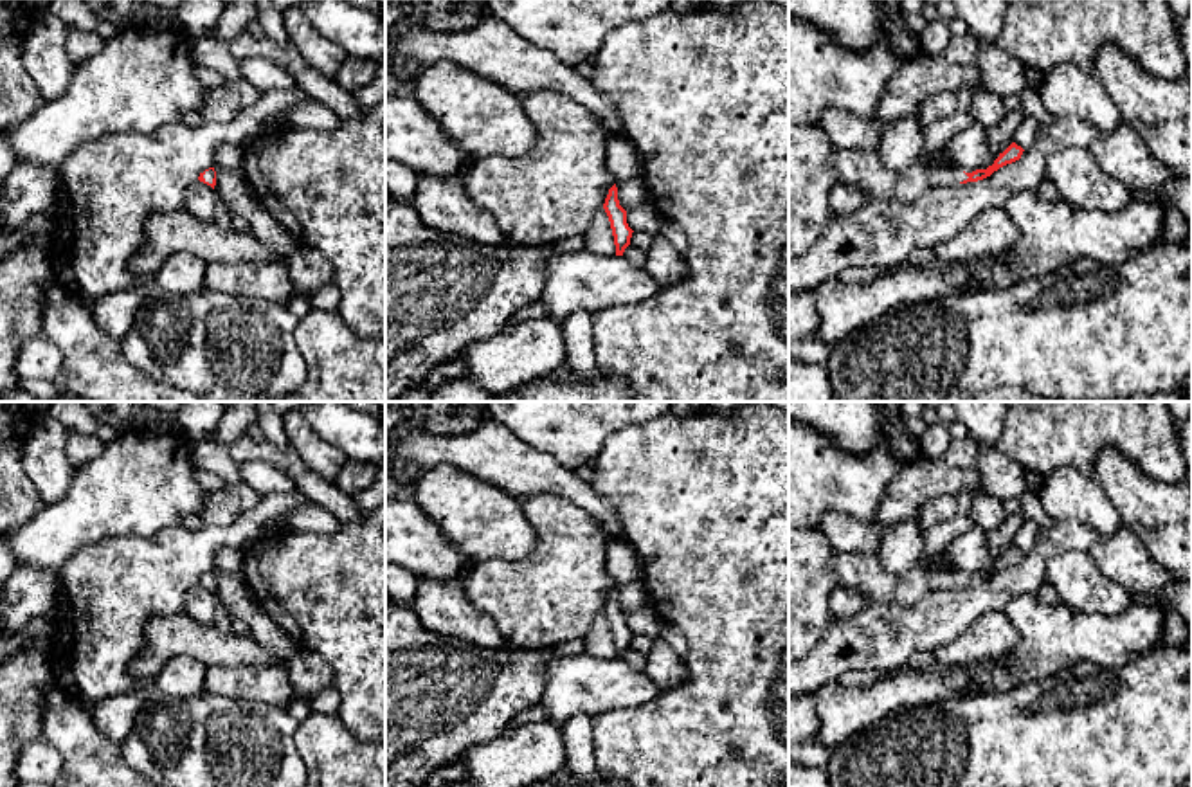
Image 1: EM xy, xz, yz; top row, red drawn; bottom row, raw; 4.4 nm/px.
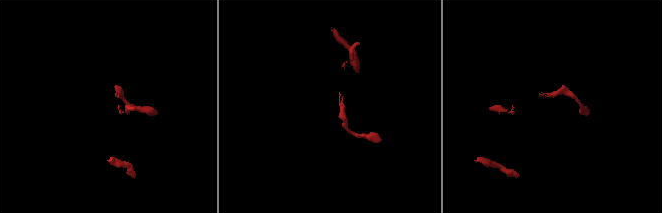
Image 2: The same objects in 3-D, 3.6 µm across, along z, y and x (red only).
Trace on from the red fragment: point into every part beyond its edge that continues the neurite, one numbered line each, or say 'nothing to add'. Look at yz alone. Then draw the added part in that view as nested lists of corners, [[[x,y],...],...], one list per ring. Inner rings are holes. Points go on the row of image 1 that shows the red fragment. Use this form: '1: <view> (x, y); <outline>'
1: yz (912, 182); [[[922,166],[909,167],[899,173],[895,184],[895,198],[902,202],[909,202],[920,196],[927,189],[935,189],[940,185],[956,185],[969,176],[963,171],[936,171]]]

